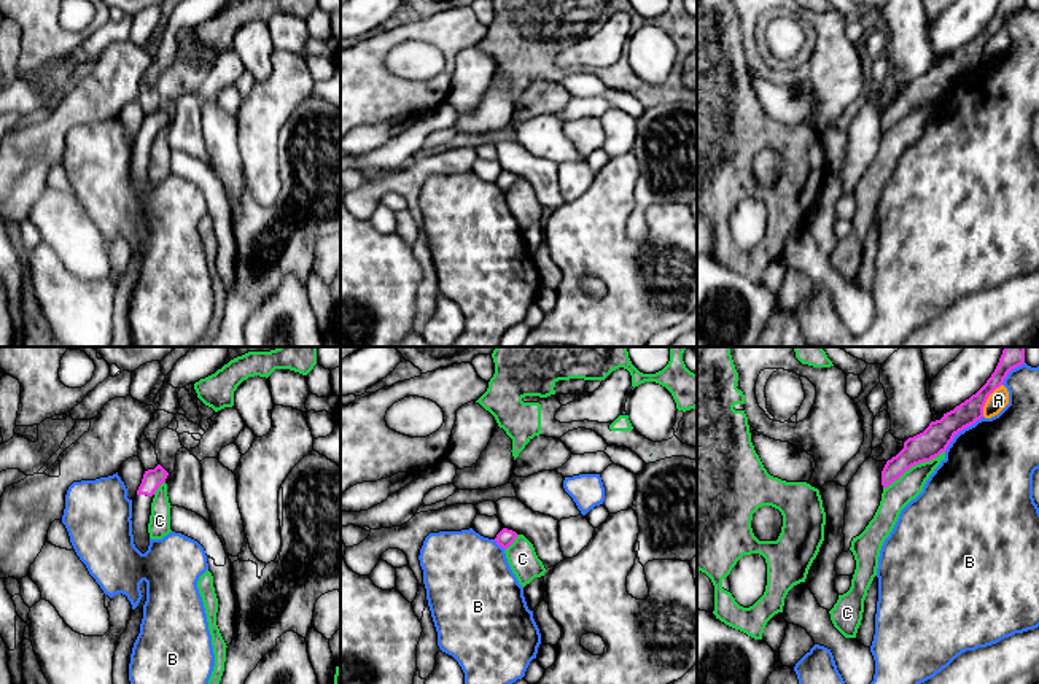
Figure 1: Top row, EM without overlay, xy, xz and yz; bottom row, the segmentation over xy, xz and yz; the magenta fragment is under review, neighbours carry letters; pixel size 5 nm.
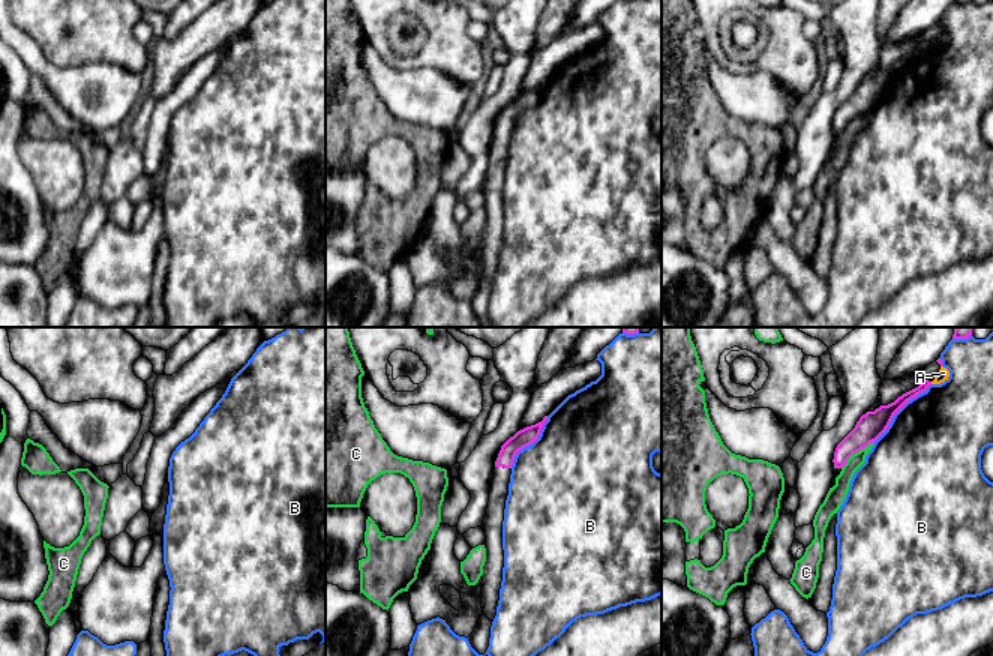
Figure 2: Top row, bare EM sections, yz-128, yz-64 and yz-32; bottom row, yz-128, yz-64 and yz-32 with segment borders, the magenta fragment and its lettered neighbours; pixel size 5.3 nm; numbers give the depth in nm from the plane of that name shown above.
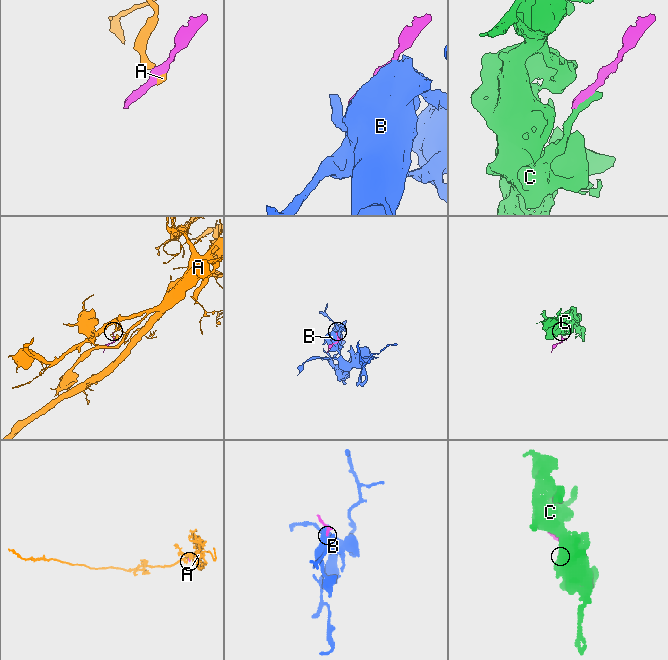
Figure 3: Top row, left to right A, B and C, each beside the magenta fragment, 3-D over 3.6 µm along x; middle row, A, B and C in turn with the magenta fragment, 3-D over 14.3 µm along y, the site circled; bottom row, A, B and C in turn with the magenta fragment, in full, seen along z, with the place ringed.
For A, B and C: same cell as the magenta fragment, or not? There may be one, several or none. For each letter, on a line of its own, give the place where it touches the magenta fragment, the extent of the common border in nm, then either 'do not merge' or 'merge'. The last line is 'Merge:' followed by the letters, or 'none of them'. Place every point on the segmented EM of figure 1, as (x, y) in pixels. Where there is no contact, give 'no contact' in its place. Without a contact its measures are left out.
A: meets magenta in yz at (987, 398); contact 190 nm long; do not merge
B: meets magenta in yz at (961, 430); contact 260 nm long; do not merge
C: meets magenta in yz at (914, 465); contact 360 nm long; do not merge
Merge: none of them

